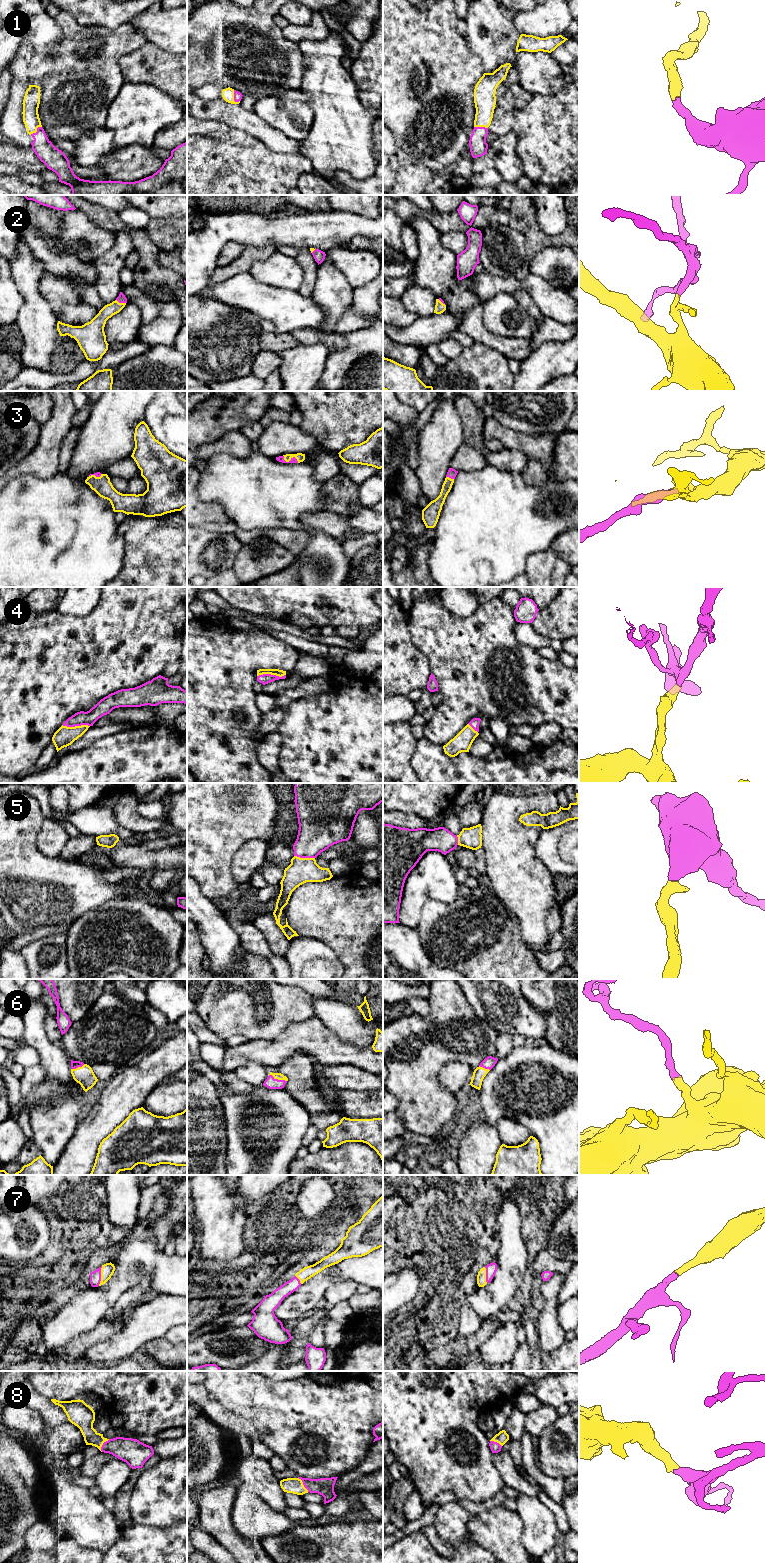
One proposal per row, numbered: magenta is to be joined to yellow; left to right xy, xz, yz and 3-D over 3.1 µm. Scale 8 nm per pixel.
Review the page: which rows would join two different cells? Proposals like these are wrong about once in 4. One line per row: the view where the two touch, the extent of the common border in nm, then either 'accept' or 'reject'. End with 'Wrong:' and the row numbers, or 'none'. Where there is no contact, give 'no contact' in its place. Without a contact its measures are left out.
1: xz | 110 nm | accept
2: xy | 90 nm | accept
3: xz | 140 nm | accept
4: xz | 240 nm | accept
5: xz | 170 nm | accept
6: xz | 160 nm | accept
7: xy | 160 nm | accept
8: xz | 150 nm | accept
Wrong: none

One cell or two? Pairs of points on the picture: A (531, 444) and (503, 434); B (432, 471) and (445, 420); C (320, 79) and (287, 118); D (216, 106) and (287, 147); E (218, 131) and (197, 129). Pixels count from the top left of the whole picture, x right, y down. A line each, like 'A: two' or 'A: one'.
A: one
B: one
C: two
D: one
E: one

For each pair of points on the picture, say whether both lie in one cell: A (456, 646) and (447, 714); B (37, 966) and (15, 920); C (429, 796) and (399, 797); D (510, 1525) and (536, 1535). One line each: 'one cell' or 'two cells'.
A: one cell
B: two cells
C: one cell
D: two cells

